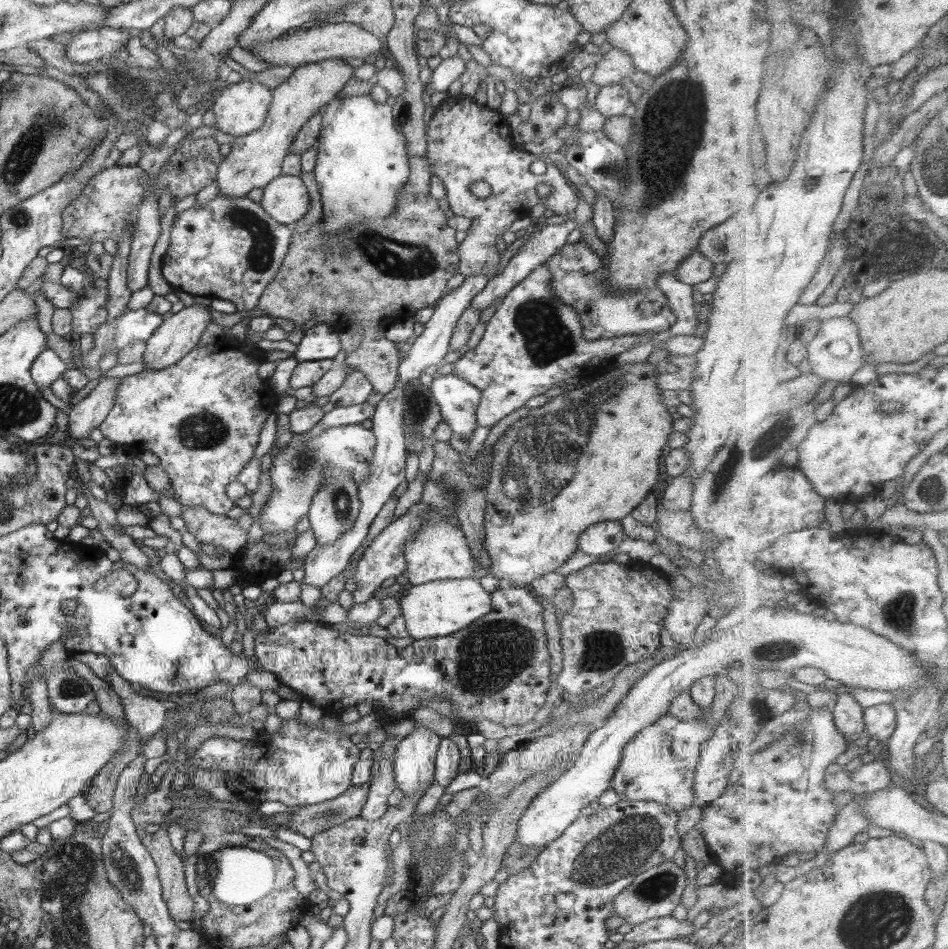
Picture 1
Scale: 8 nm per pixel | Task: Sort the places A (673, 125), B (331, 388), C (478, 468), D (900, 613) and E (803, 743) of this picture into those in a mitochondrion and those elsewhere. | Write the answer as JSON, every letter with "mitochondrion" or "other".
{"A":"mitochondrion","B":"other","C":"mitochondrion","D":"mitochondrion","E":"mitochondrion"}

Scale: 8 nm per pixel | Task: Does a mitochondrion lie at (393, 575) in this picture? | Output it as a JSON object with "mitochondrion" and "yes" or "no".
{"mitochondrion":"no"}

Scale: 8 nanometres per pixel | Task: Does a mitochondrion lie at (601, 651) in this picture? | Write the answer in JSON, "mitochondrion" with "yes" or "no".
{"mitochondrion":"yes"}

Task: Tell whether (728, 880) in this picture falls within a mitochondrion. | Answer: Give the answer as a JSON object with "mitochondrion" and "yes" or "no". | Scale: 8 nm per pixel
{"mitochondrion":"no"}

